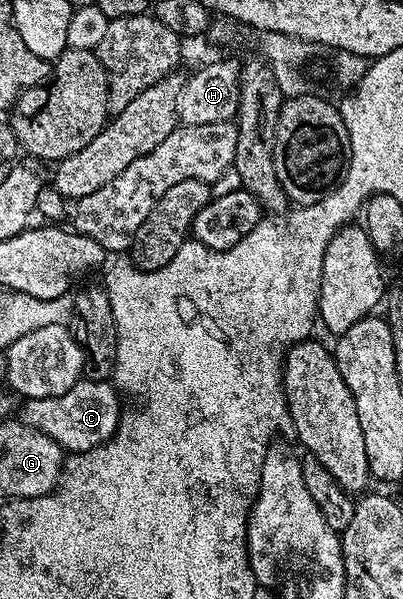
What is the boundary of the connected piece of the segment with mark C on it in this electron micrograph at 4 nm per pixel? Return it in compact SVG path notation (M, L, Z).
M81 378L72 389L58 397L25 399L18 413L20 423L54 438L65 453L94 450L116 433L120 424L122 396L108 380Z

